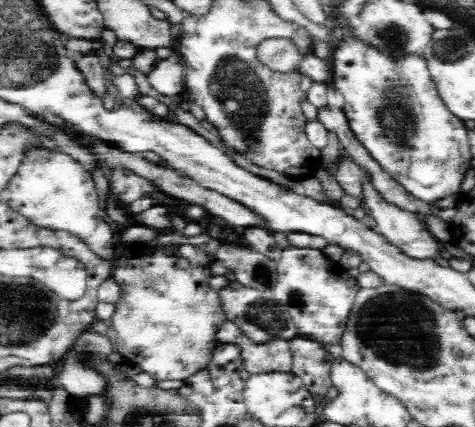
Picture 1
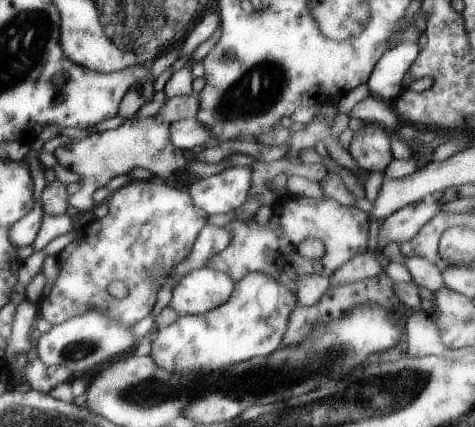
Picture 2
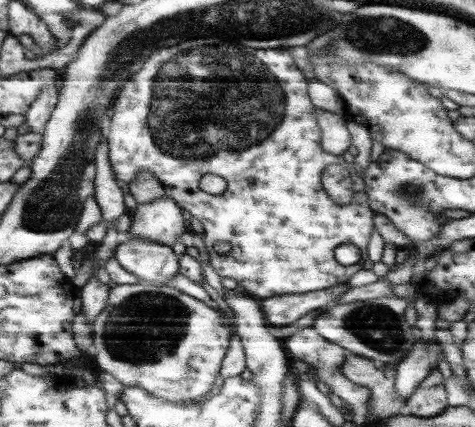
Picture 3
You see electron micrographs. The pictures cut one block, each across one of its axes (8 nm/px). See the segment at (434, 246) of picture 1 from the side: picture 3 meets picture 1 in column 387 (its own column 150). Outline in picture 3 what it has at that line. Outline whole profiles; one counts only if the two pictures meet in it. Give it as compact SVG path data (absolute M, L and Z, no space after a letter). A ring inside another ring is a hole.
M167 192L163 198L157 198L151 204L141 204L135 212L131 212L133 228L127 236L143 238L171 248L171 244L179 240L185 230L189 230L189 222L183 212L185 210Z

